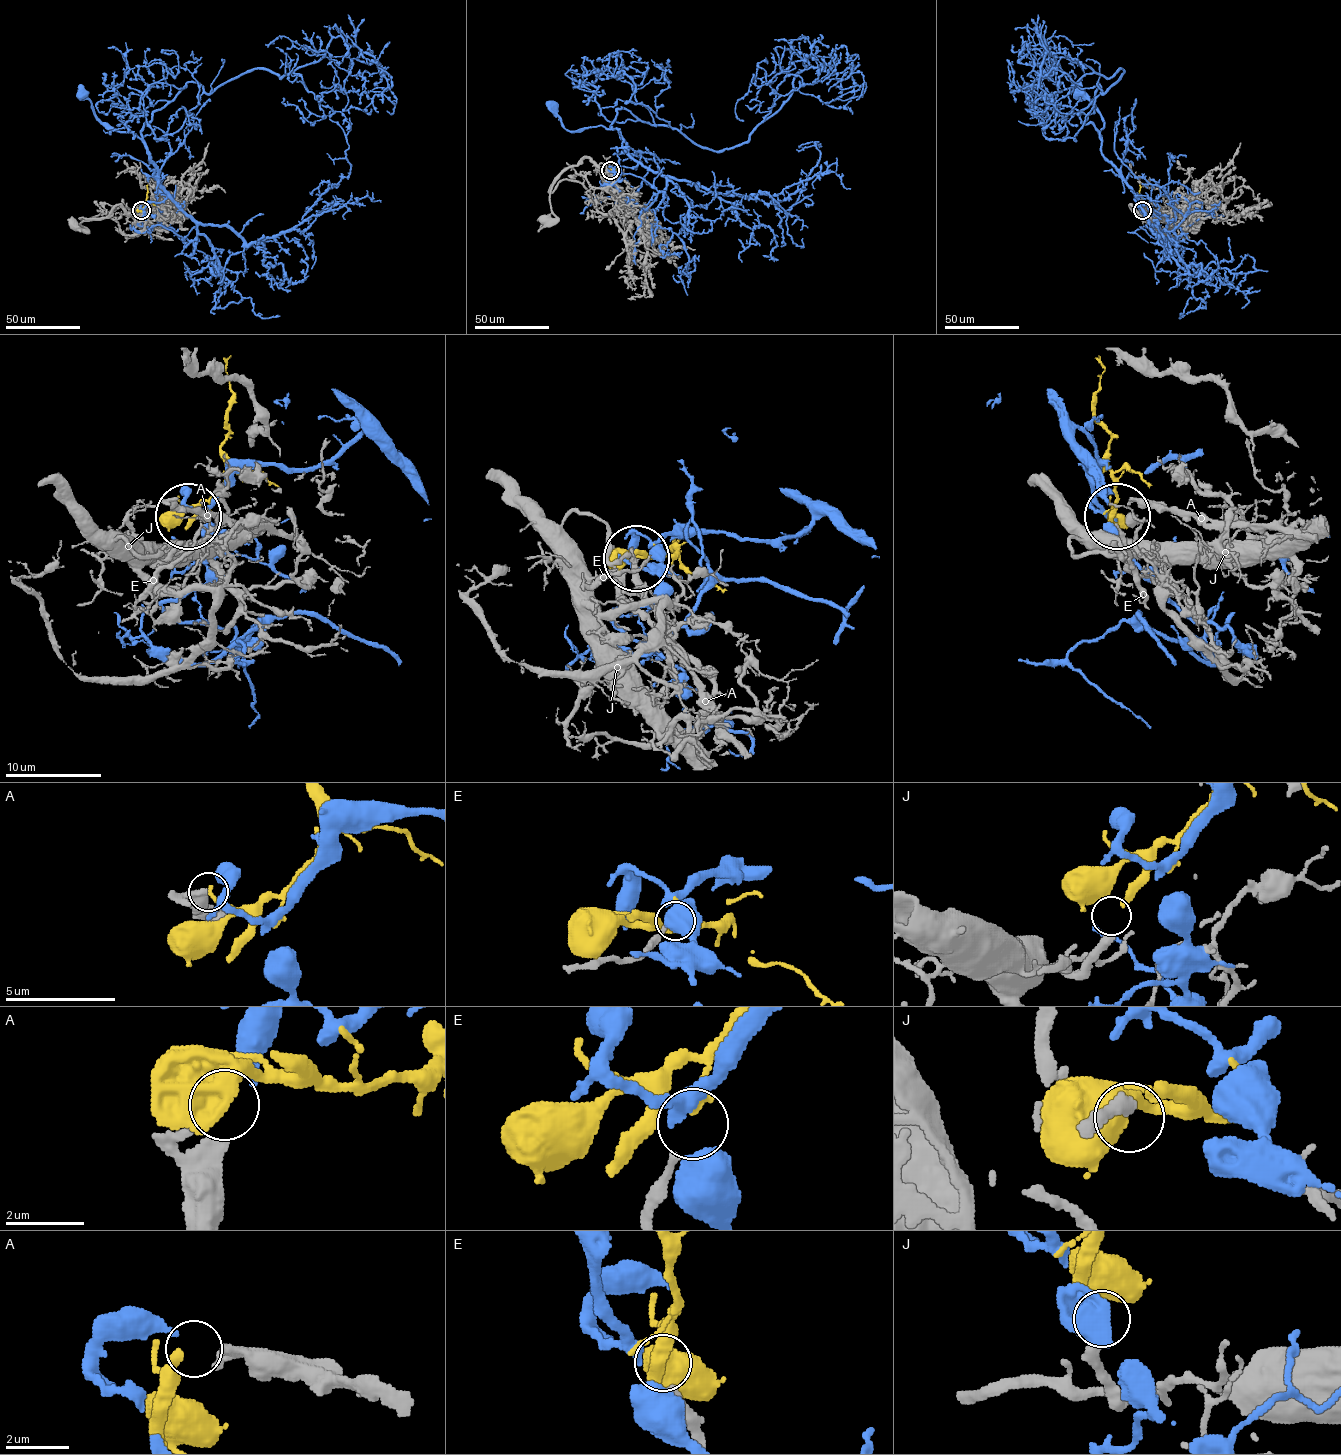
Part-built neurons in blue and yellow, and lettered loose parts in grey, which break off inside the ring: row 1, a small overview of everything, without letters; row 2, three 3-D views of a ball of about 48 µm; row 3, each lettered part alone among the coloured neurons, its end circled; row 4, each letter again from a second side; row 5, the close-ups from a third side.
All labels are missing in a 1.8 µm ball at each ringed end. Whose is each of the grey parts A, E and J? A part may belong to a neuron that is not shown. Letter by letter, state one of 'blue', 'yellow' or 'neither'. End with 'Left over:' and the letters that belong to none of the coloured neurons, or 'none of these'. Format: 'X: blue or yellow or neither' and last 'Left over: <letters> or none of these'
A: neither
E: neither
J: yellow
Left over: A, E

